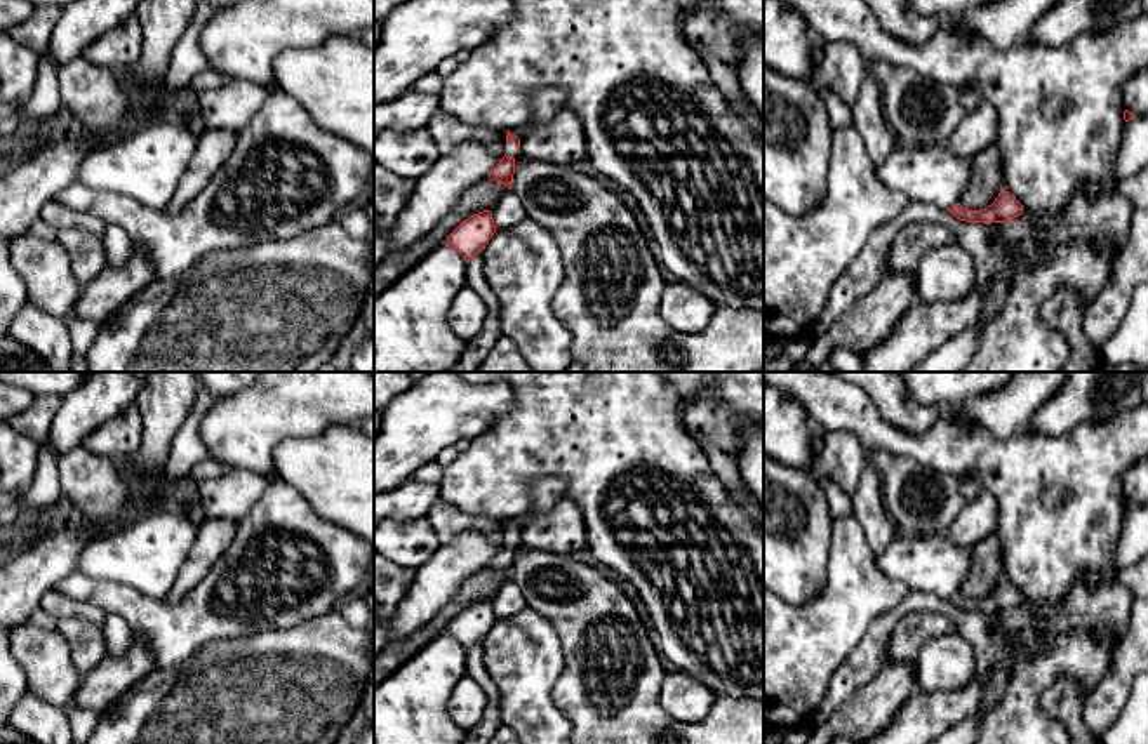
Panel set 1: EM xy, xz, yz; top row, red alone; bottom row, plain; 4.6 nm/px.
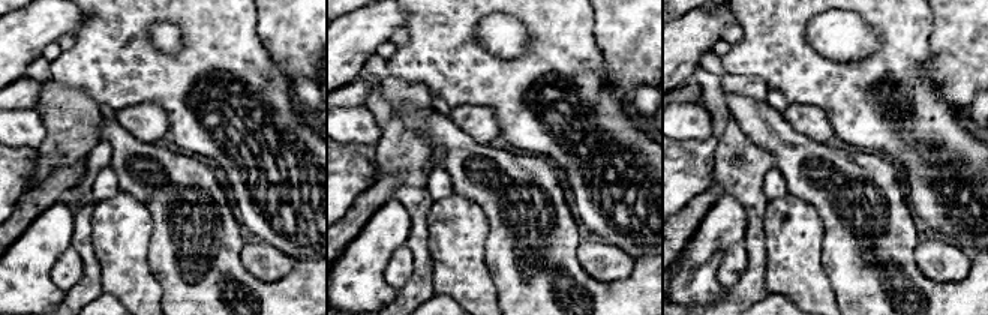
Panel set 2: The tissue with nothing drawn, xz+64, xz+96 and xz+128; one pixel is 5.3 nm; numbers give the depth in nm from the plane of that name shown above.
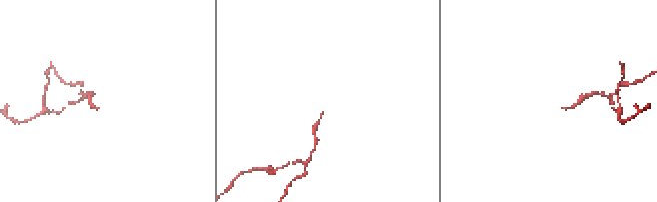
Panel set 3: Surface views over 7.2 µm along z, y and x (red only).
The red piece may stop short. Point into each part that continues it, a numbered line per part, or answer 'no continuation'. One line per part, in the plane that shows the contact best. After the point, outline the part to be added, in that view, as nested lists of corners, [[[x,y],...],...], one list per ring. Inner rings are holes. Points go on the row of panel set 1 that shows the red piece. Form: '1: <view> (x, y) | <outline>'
1: xz (510, 150) | [[[510,130],[511,134],[511,139],[510,143],[504,146],[504,155],[510,156],[510,158],[517,158],[518,156],[518,139],[515,137],[515,134]]]

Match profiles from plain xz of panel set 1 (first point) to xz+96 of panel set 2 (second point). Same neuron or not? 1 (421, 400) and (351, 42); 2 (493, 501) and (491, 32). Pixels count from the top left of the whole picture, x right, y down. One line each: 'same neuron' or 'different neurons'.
1: same neuron
2: different neurons

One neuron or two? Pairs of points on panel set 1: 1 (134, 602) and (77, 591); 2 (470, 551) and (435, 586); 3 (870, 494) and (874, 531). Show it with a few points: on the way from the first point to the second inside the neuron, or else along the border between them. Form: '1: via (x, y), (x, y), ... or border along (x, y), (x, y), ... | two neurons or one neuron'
1: via (120, 600), (91, 591) | one neuron
2: via (461, 560), (444, 577) | one neuron
3: via (870, 503), (874, 522) | one neuron

